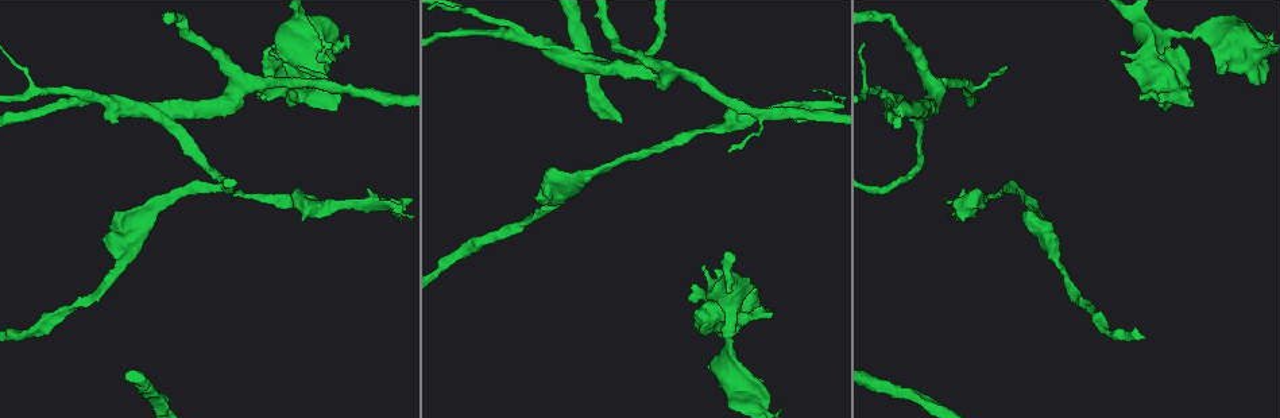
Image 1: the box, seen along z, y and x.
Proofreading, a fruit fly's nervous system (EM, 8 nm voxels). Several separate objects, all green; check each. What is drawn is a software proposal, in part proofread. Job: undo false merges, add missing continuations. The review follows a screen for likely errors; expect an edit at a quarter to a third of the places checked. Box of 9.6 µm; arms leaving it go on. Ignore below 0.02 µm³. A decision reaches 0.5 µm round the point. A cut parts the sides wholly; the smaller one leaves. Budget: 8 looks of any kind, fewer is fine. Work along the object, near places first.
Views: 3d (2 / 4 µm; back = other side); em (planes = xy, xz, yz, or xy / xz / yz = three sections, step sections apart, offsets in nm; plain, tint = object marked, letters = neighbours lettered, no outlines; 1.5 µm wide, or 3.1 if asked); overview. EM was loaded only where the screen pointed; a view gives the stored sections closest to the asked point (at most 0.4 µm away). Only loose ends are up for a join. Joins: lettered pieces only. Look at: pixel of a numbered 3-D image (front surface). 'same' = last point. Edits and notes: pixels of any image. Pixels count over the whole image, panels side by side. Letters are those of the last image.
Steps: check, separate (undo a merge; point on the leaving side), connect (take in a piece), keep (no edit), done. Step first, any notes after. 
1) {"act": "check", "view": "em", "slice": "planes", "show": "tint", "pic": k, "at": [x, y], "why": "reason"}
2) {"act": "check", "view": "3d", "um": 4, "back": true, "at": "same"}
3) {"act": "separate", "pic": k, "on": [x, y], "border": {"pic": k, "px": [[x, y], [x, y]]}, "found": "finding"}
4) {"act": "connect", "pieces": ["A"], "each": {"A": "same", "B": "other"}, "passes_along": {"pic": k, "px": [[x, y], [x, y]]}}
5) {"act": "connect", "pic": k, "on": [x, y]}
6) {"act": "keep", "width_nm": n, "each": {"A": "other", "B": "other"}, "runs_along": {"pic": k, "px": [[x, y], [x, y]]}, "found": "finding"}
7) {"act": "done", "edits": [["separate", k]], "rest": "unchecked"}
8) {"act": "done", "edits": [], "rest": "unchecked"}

{"act": "check", "view": "em", "slice": "planes", "show": "letters", "pic": 1, "at": [967, 205], "why": "branch point"}

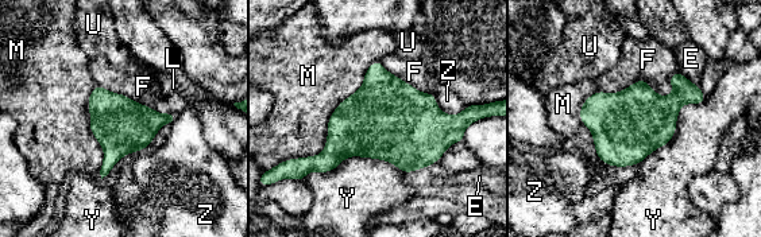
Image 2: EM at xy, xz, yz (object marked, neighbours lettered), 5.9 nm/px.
{"act": "keep", "width_nm": 340, "each": {"E": "other", "F": "other", "L": "other", "M": "other", "U": "other", "Y": "other", "Z": "other"}, "border": {"pic": 2, "px": [[678, 70], [664, 96], [597, 92]]}, "found": "all the same neuron"}

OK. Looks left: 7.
{"act": "check", "view": "em", "slice": "xy", "step": 4, "show": "plain", "pic": 1, "at": [1220, 74], "why": "thick end"}

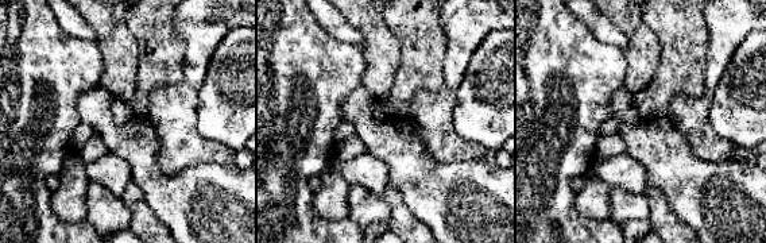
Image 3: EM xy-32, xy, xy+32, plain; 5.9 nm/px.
{"act": "check", "view": "em", "slice": "xy", "step": 4, "show": "tint", "at": "same"}

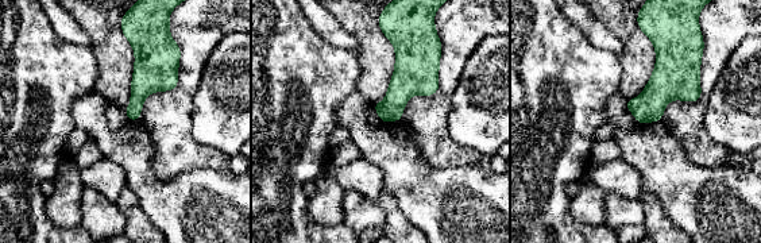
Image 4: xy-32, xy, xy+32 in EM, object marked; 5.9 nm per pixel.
{"act": "check", "view": "em", "slice": "xy", "step": 4, "show": "letters", "at": "same", "why": "what lies round it"}

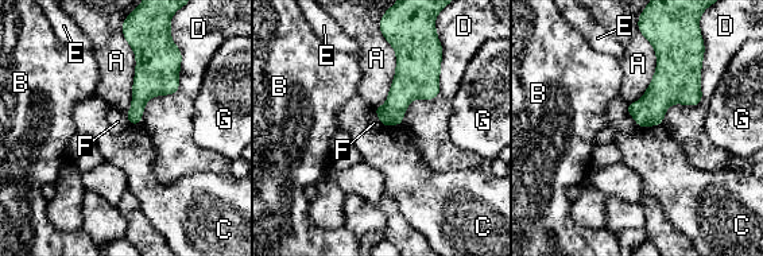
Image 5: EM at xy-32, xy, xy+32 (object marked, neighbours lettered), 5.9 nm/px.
{"act": "keep", "each": {"A": "other", "B": "other", "C": "other", "D": "other", "E": "other", "F": "other", "G": "other"}, "border": {"pic": 5, "px": [[661, 124], [639, 128]]}, "found": "none of them fits"}

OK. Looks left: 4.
{"act": "check", "view": "em", "slice": "planes", "show": "letters", "pic": 1, "at": [893, 96], "why": "three arms meet"}

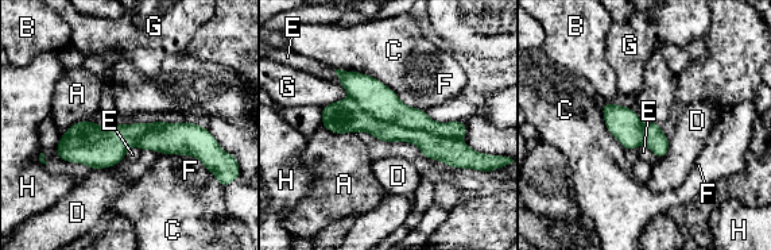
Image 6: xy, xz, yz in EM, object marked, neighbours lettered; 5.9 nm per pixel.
{"act": "separate", "pic": 6, "on": [434, 147], "longest_contact_nm": ["C", 550], "each": {"A": "other", "B": "other", "C": "other", "D": "other", "E": "other", "F": "other", "G": "other", "H": "other"}, "part_leaving": {"pic": 6, "px": [[325, 110], [456, 149]]}, "found": "two neurons meet here"}

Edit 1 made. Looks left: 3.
{"act": "done", "edits": [["separate", 6]], "rest": "unchecked"}

